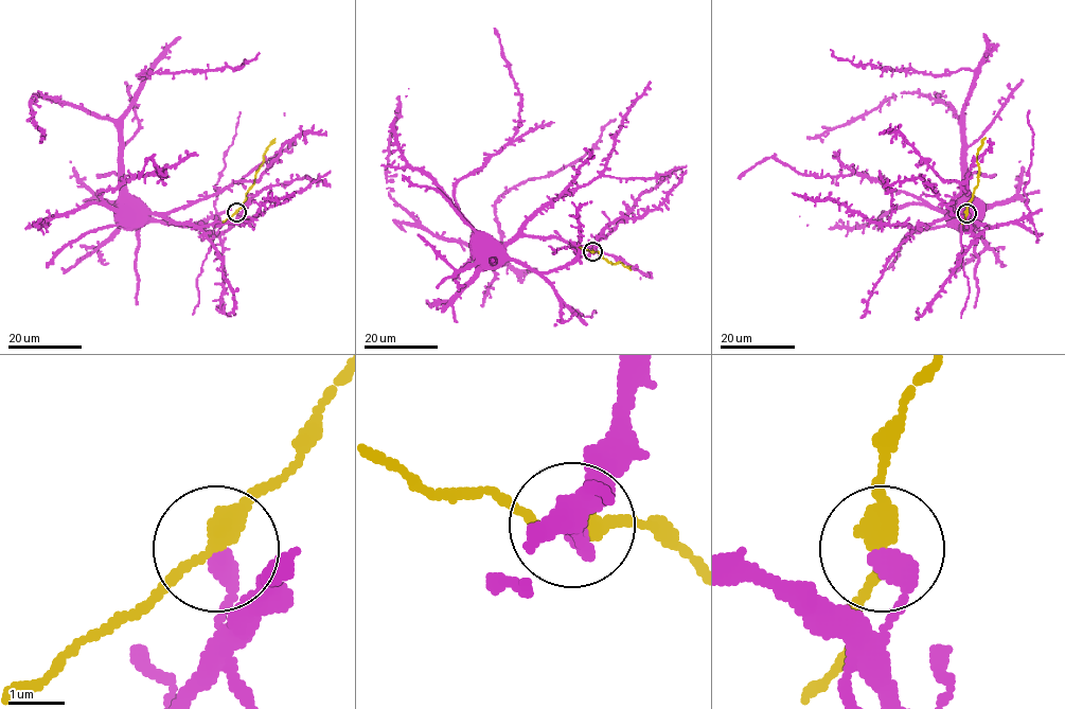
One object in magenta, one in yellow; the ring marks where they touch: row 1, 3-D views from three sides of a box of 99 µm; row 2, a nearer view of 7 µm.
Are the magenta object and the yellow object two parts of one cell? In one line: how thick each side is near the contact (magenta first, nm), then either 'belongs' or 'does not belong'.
calibres 360 and 320 nm; belongs

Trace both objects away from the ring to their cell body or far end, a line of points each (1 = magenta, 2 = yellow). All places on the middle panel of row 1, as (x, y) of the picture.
1: (592, 251), (548, 271), (534, 271), (510, 261), (482, 241), (477, 243)
2: (592, 251), (631, 270)

